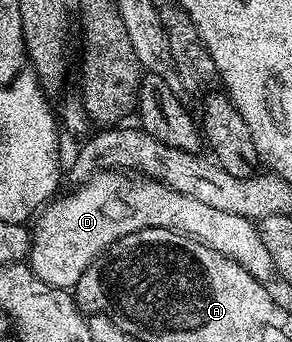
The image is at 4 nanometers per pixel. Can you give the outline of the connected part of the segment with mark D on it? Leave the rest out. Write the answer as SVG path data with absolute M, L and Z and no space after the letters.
M100 171L71 189L73 191L69 195L61 194L44 204L42 210L35 216L36 228L33 226L30 231L32 248L28 251L27 262L35 275L42 281L46 281L46 285L65 289L75 288L82 273L86 273L88 266L110 245L114 245L114 241L130 233L138 233L138 229L147 227L180 231L183 235L189 235L190 238L205 243L210 249L230 257L259 283L268 285L273 282L276 274L274 261L270 261L270 253L266 245L262 245L259 226L251 219L238 217L238 213L222 213L222 209L213 209L203 201L186 197L186 193L178 193L165 183L157 183L155 179L137 177L135 174L122 171Z

